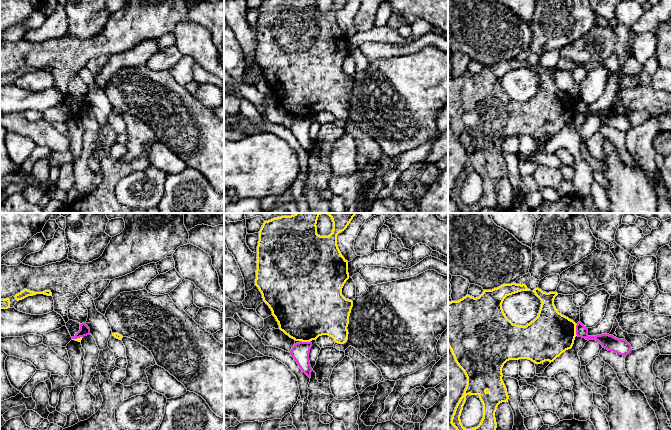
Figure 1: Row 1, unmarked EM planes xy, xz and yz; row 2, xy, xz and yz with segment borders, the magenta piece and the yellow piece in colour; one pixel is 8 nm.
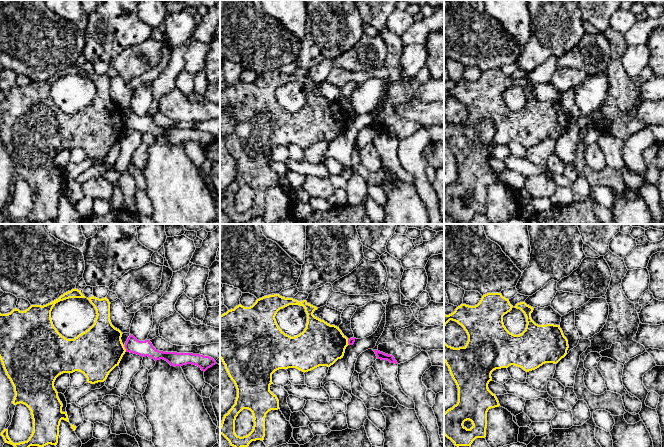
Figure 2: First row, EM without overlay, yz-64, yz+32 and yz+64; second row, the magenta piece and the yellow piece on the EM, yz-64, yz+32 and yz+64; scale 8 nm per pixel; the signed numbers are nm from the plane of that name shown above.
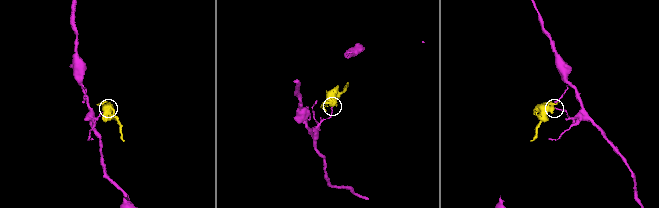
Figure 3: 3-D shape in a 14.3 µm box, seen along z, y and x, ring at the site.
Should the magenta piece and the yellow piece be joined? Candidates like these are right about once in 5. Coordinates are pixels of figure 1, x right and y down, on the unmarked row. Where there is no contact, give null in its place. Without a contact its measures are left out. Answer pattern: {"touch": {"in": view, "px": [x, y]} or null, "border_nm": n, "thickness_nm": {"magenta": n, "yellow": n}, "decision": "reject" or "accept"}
{"touch": {"in": "yz", "px": [576, 106]}, "border_nm": 100, "thickness_nm": {"magenta": 100, "yellow": 360}, "decision": "reject"}

